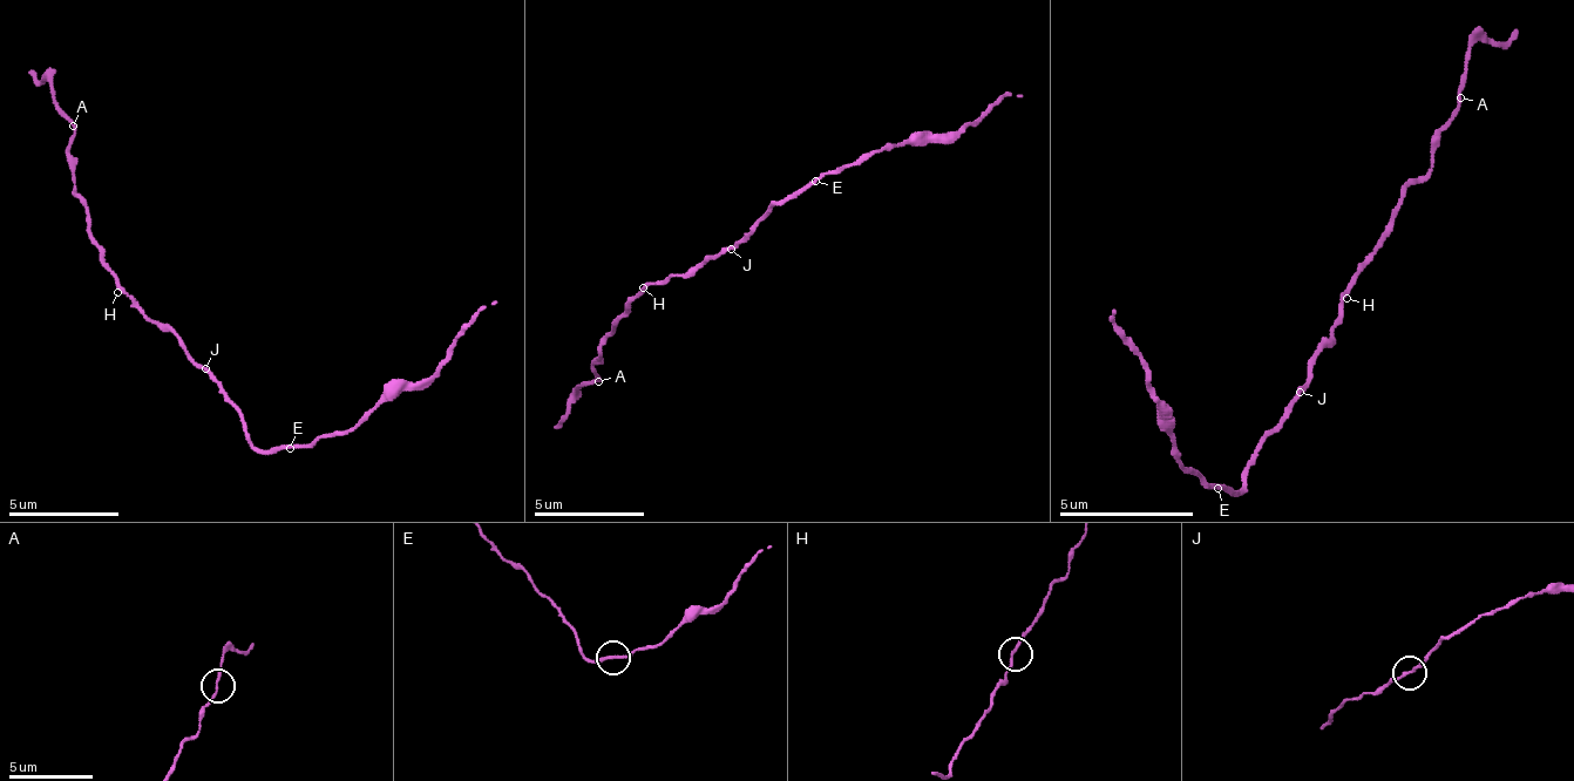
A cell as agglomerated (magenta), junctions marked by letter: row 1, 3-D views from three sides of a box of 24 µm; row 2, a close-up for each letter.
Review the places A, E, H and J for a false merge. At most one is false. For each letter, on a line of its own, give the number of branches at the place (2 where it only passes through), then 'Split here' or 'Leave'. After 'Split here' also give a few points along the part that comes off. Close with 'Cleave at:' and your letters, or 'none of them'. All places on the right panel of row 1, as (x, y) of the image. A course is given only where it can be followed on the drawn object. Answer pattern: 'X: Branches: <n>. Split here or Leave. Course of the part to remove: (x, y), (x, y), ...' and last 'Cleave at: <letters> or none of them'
A: Branches: 2. Leave
E: Branches: 2. Split here. Course of the part to remove: (1220, 486), (1179, 460), (1173, 419), (1112, 319), (1112, 312)
H: Branches: 2. Leave
J: Branches: 2. Leave
Cleave at: E

